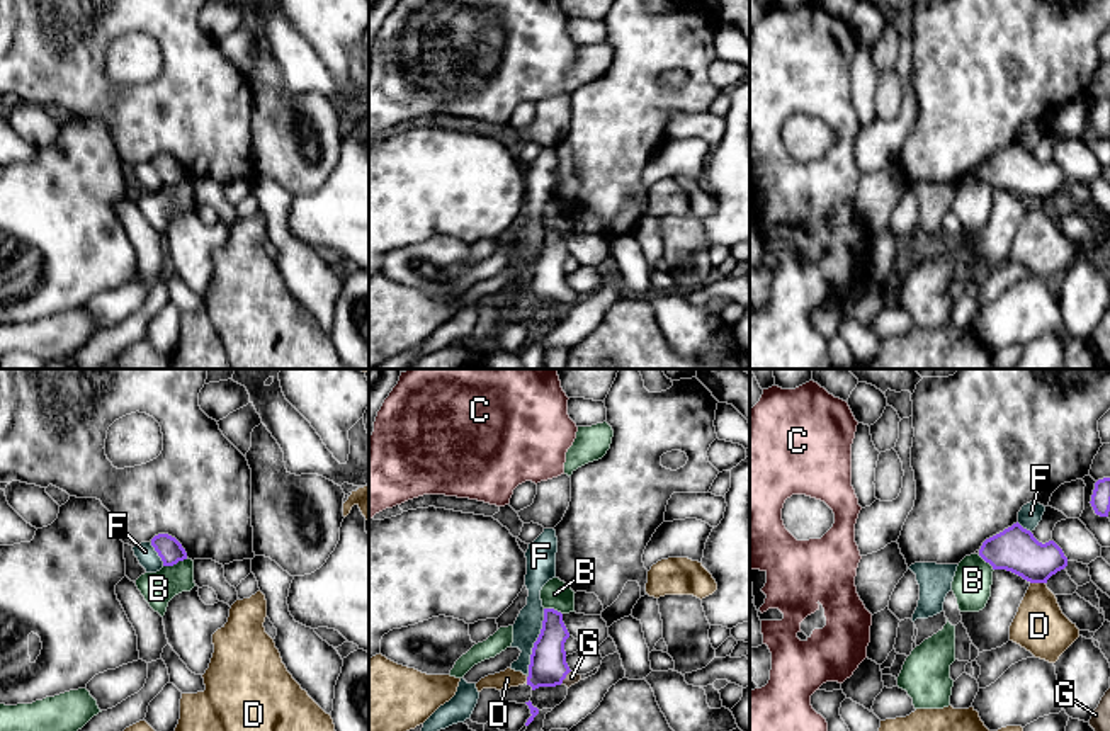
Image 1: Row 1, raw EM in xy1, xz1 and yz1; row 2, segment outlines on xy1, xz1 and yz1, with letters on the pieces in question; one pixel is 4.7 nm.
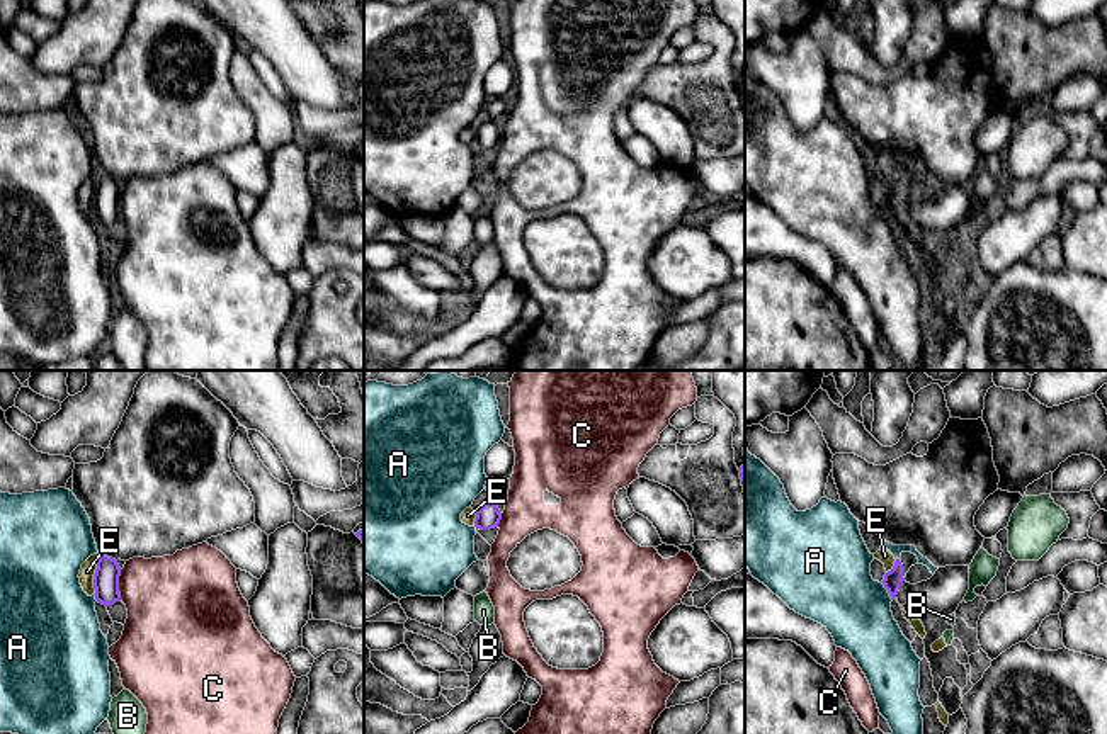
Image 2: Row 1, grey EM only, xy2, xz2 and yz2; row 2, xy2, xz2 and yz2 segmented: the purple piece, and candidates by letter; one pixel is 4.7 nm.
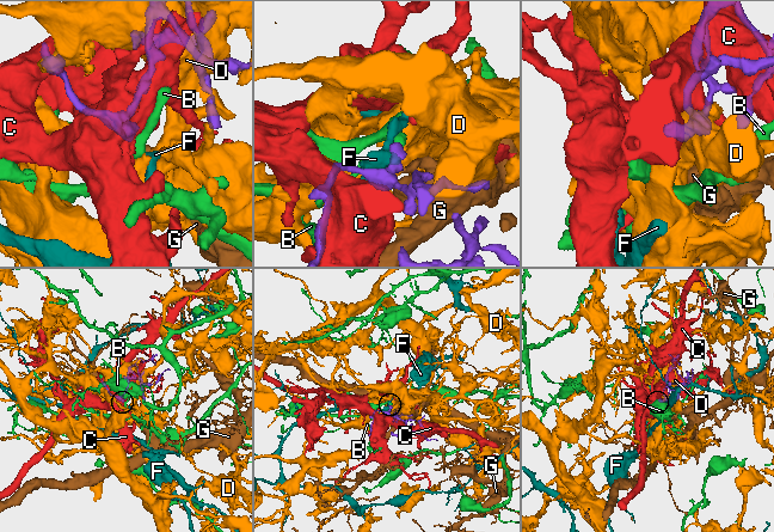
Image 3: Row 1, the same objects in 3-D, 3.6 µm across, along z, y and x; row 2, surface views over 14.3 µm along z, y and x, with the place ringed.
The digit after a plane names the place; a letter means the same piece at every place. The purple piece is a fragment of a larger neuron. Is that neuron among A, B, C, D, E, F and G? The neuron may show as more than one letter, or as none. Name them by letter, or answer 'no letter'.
G

